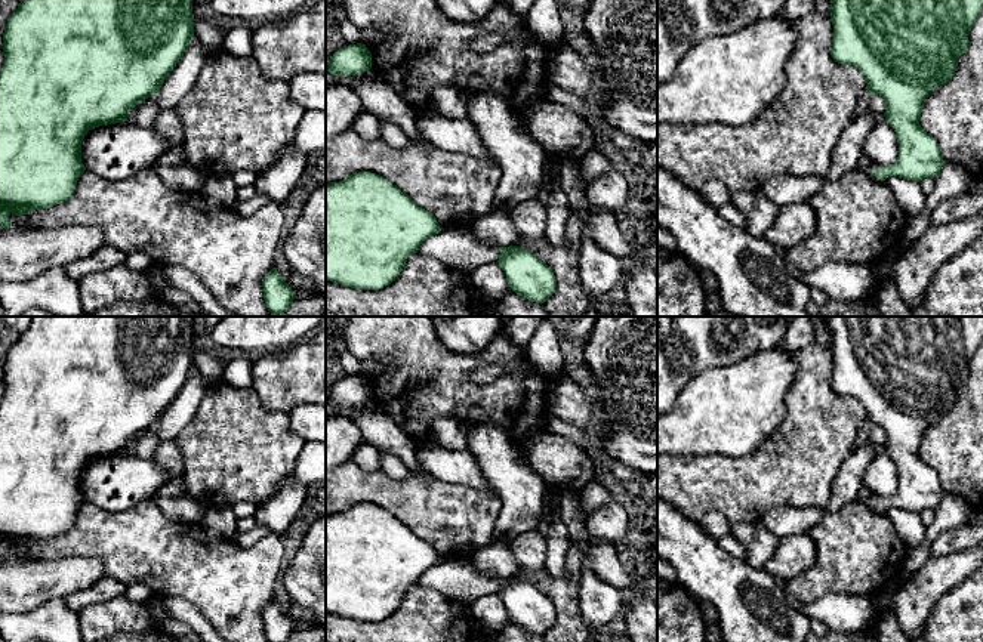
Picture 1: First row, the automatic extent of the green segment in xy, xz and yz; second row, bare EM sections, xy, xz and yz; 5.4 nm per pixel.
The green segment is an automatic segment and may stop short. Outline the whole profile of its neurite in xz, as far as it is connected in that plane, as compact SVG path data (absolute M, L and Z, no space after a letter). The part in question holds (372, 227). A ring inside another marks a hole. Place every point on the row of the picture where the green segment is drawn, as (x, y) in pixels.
M360 172L326 183L326 281L380 290L395 281L407 259L438 232L437 217L380 175Z

